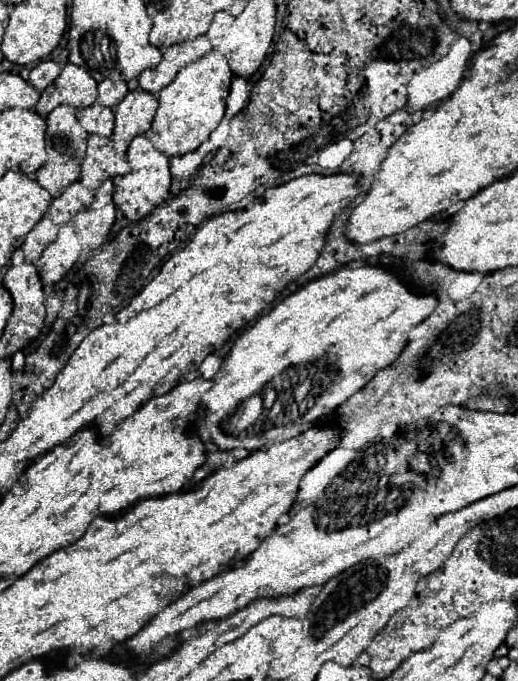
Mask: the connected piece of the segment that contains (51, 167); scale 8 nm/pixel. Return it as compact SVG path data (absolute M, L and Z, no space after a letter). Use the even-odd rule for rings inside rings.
M43 163L35 171L35 177L39 179L39 183L51 193L57 193L69 183L77 181L79 175L81 175L79 163Z

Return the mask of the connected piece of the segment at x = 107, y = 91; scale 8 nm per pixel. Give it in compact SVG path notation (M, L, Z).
M105 79L99 83L99 103L107 107L115 107L125 93L127 93L125 79L115 79L115 81Z

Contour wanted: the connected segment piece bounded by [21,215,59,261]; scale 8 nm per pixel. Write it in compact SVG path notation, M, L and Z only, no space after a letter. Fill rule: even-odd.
M43 215L35 223L35 227L27 233L27 237L25 237L23 245L21 245L25 257L29 261L35 261L41 255L41 251L55 239L57 231L59 231L59 225L53 223L53 219L49 219L49 215Z

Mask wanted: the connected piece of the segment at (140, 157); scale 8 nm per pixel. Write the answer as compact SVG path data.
M145 135L133 137L133 141L127 149L127 159L129 159L131 171L127 175L113 177L115 203L129 219L141 219L169 193L169 187L171 187L171 181L173 181L173 175L171 175L171 169L169 169L171 159L163 151L157 151Z

